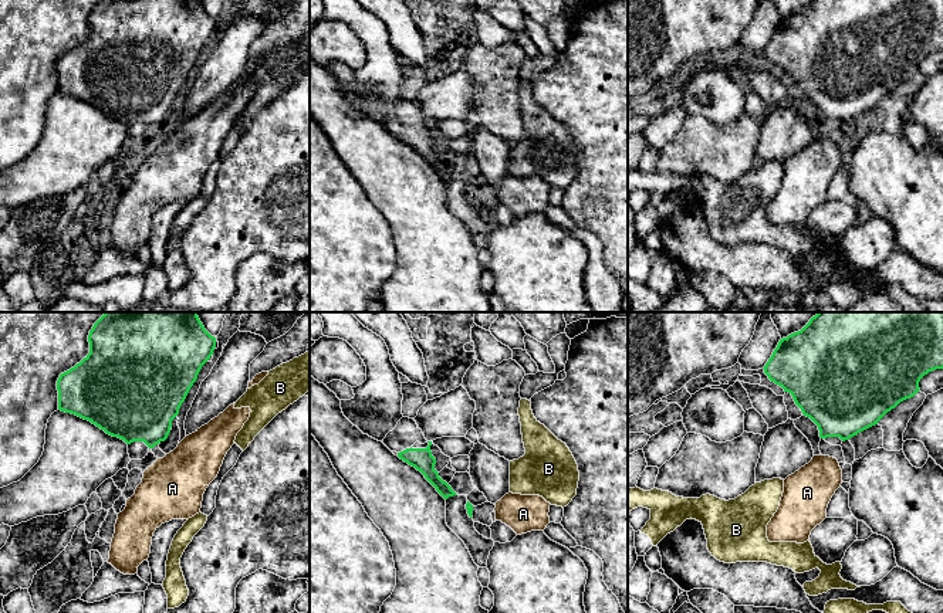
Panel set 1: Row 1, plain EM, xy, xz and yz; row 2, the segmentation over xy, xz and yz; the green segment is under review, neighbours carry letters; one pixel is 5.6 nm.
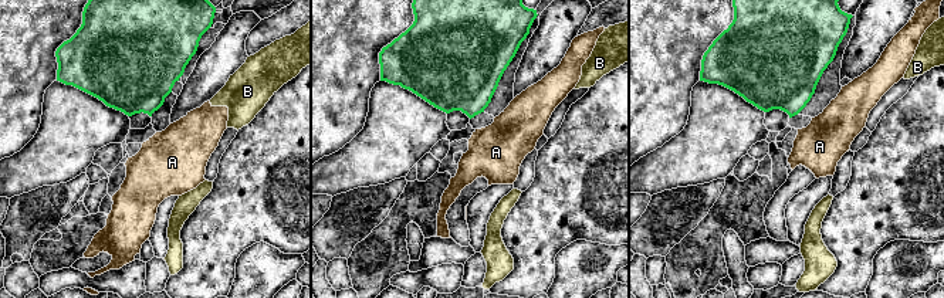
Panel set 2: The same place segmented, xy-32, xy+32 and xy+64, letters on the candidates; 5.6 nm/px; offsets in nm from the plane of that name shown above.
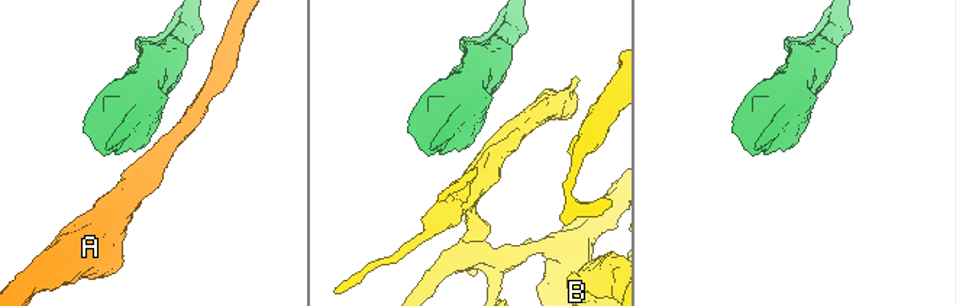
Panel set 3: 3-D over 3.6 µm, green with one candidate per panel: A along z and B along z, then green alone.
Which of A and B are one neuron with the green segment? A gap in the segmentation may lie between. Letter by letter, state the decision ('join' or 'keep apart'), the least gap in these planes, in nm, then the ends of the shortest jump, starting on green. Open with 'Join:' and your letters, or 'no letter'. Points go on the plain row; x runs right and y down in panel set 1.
Join: no letter
A: keep apart | 70 nm | xy (152, 129), (158, 141)
B: keep apart | 240 nm | xz (472, 188), (510, 173)

